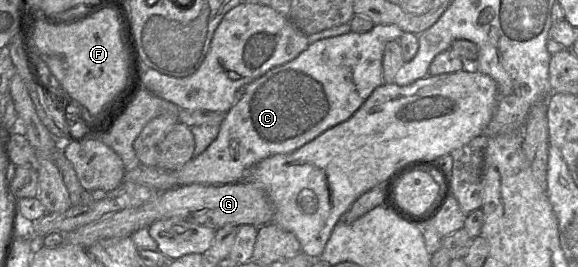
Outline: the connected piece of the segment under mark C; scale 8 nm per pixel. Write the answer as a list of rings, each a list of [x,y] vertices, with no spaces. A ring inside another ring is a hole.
[[[378,24],[366,33],[350,31],[310,43],[293,60],[270,69],[241,89],[237,101],[225,113],[214,141],[182,167],[167,171],[174,174],[178,185],[235,183],[242,181],[246,171],[260,161],[301,148],[326,130],[348,120],[373,90],[383,84],[382,59],[385,45],[390,41],[398,41],[403,33],[395,25]]]

